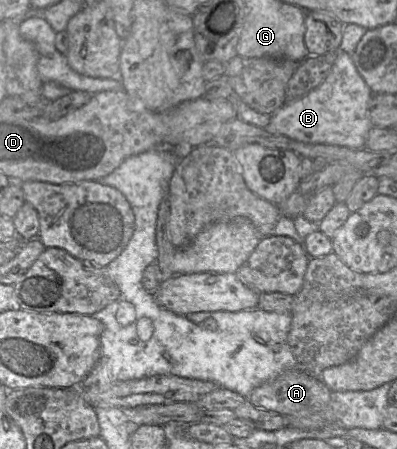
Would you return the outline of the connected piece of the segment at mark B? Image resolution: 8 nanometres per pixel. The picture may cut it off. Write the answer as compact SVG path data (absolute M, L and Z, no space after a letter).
M338 50L335 63L326 79L303 97L286 101L270 116L270 123L265 129L271 134L283 135L304 143L343 146L351 149L365 148L368 133L373 128L368 109L373 95L373 92L357 71L352 55Z

